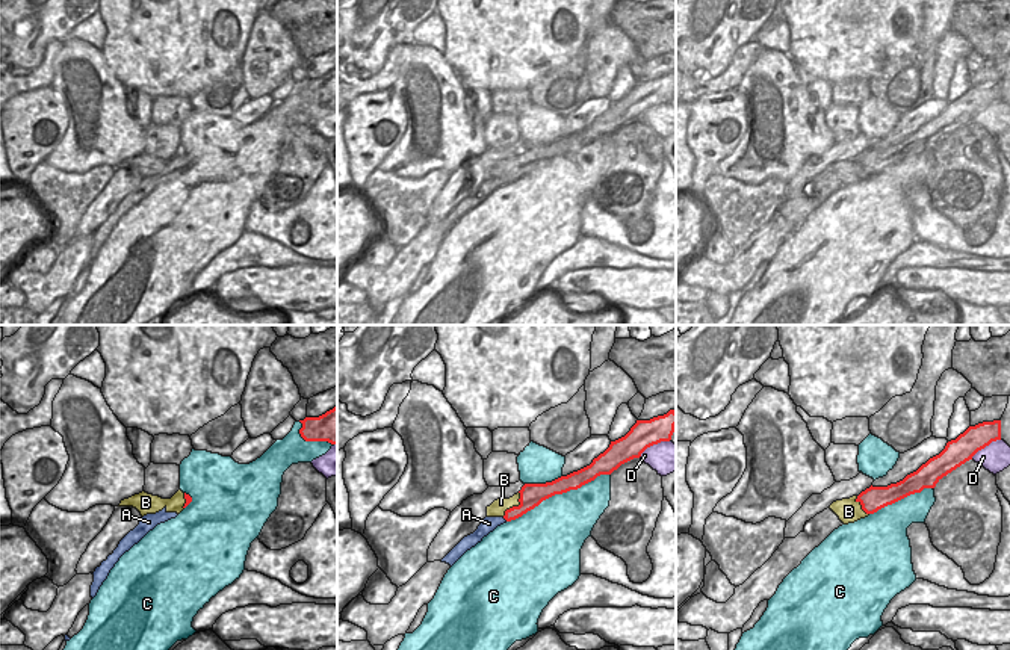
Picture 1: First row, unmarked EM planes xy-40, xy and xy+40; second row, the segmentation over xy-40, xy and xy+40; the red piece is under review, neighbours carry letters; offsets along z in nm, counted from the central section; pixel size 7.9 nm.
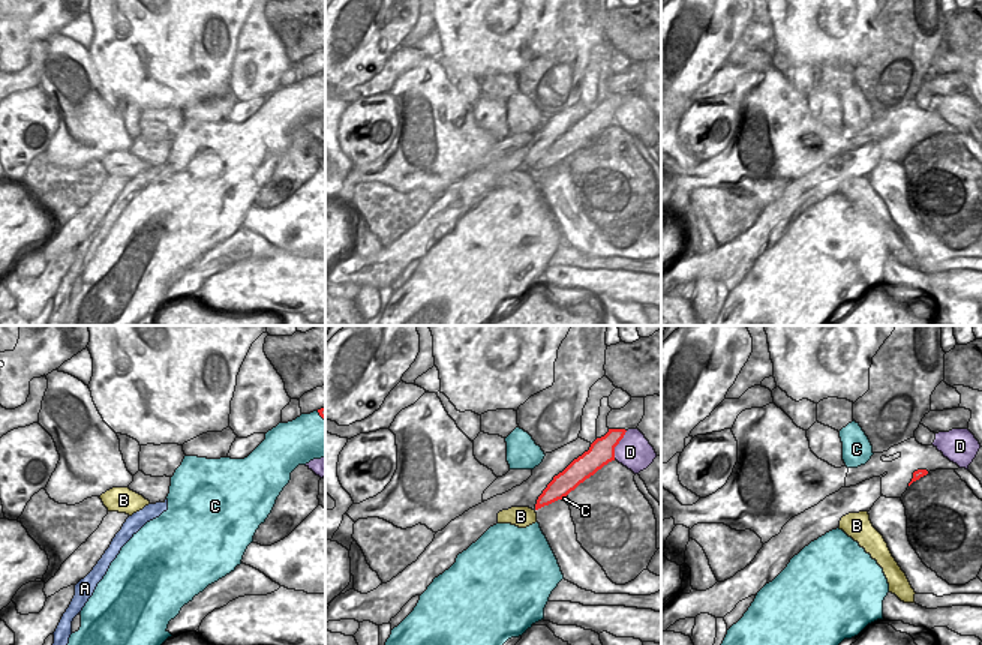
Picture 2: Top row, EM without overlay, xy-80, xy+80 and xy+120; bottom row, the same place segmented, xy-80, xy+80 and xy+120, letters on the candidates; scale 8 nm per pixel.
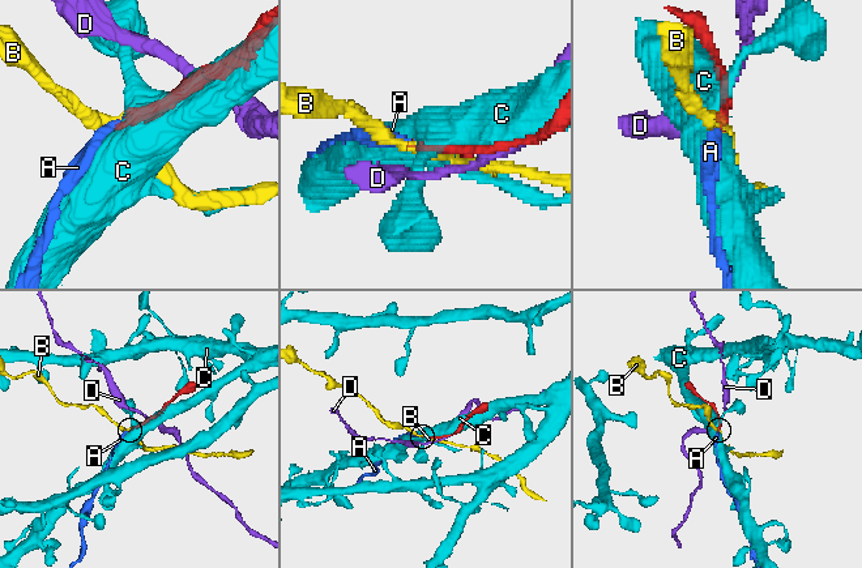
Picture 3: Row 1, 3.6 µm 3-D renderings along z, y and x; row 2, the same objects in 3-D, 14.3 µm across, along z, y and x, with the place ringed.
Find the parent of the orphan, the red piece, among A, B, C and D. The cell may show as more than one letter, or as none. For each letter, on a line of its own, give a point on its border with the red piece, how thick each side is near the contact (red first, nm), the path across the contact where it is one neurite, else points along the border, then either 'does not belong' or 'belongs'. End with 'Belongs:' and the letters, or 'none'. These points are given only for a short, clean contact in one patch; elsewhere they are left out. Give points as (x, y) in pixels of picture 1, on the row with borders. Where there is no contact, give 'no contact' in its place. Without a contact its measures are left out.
A: meets red in xy at (505, 519); 150 nm thick on the red side, 120 nm on the other; runs through xy (529, 499), (505, 519), (489, 523); belongs
B: meets red in xy at (516, 507); 190 nm thick on the red side, 130 nm on the other; border along xy (519, 492), (519, 504), (510, 507), (502, 516); does not belong
C: meets red in xy at (558, 493); 190 nm thick on the red side, 460 nm on the other; does not belong
D: meets red in xy+40 at (985, 446); 200 nm thick on the red side, 220 nm on the other; does not belong
Belongs: A

